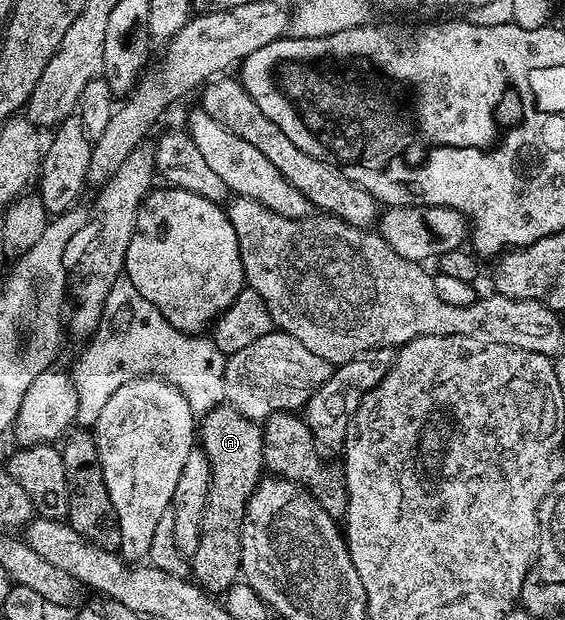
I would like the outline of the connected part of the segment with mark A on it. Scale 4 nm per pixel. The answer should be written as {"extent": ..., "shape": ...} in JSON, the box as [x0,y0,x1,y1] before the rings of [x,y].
{"extent":[190,404,264,594],"shape":[[[219,404],[203,415],[198,426],[198,440],[209,462],[212,480],[209,484],[208,503],[205,504],[204,516],[201,518],[201,534],[197,542],[197,552],[192,555],[190,562],[191,573],[193,579],[204,590],[212,594],[220,594],[232,587],[241,571],[243,516],[246,514],[247,500],[253,494],[264,470],[262,427],[253,419],[244,417],[233,406]]]}

